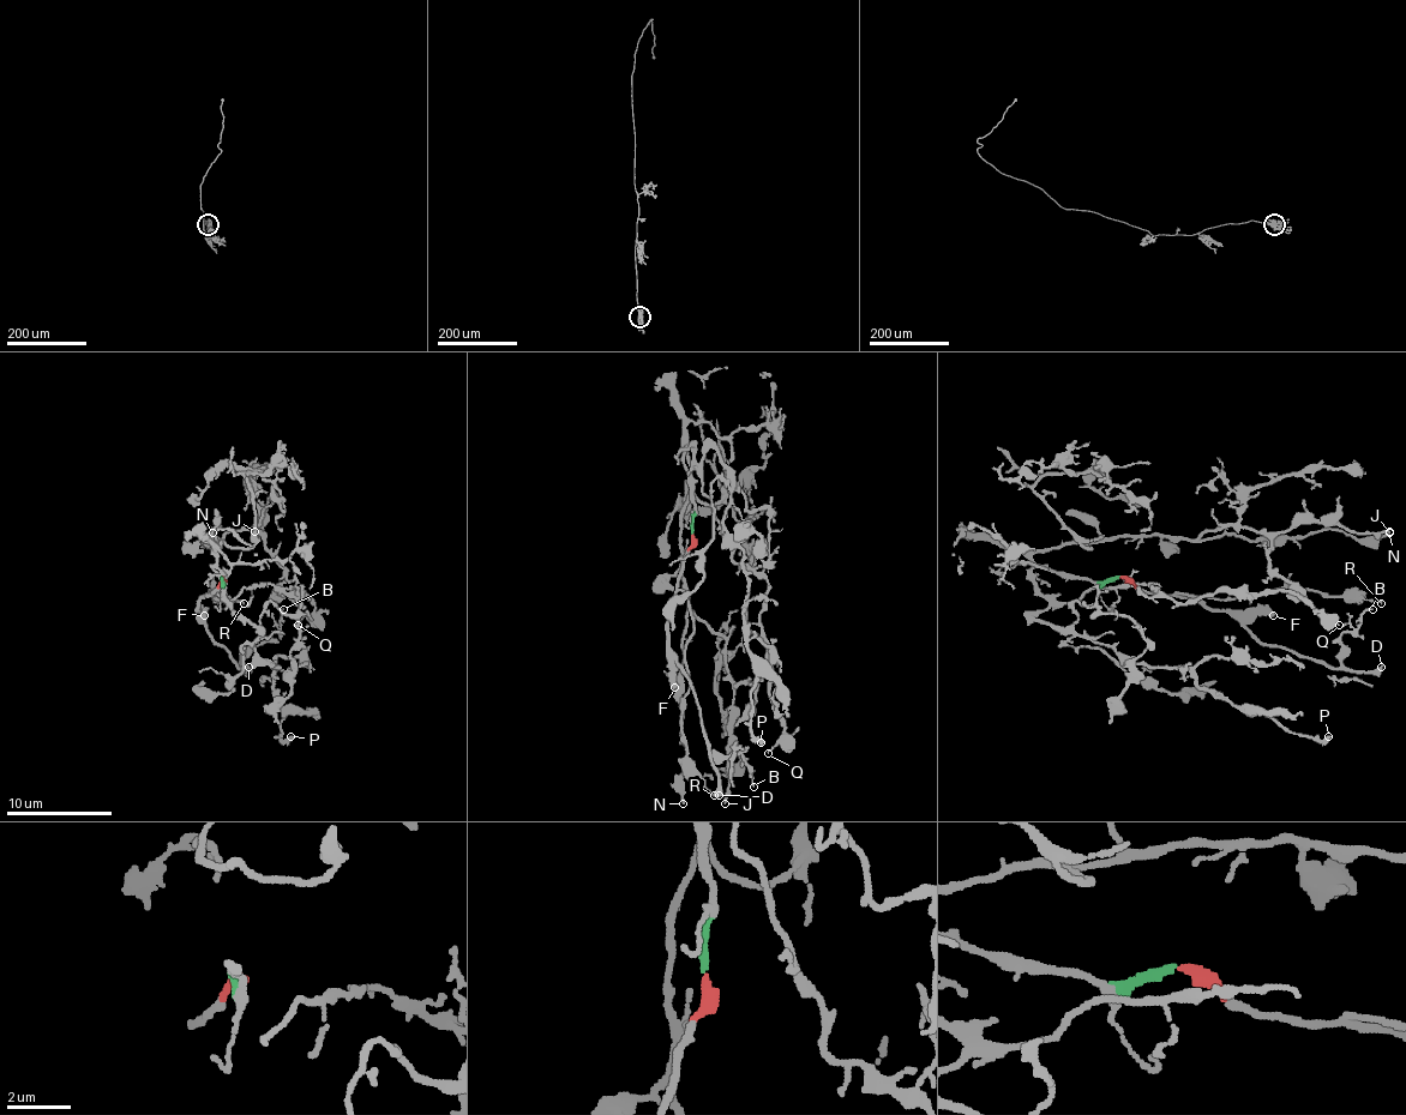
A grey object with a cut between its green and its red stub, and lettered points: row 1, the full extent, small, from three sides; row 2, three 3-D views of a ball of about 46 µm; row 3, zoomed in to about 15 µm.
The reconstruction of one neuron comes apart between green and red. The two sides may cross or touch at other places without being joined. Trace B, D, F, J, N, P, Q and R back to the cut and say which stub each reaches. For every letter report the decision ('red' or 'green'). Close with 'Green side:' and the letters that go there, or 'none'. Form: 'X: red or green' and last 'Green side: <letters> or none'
B: red
D: red
F: red
J: green
N: green
P: green
Q: green
R: red
Green side: J, N, P, Q

